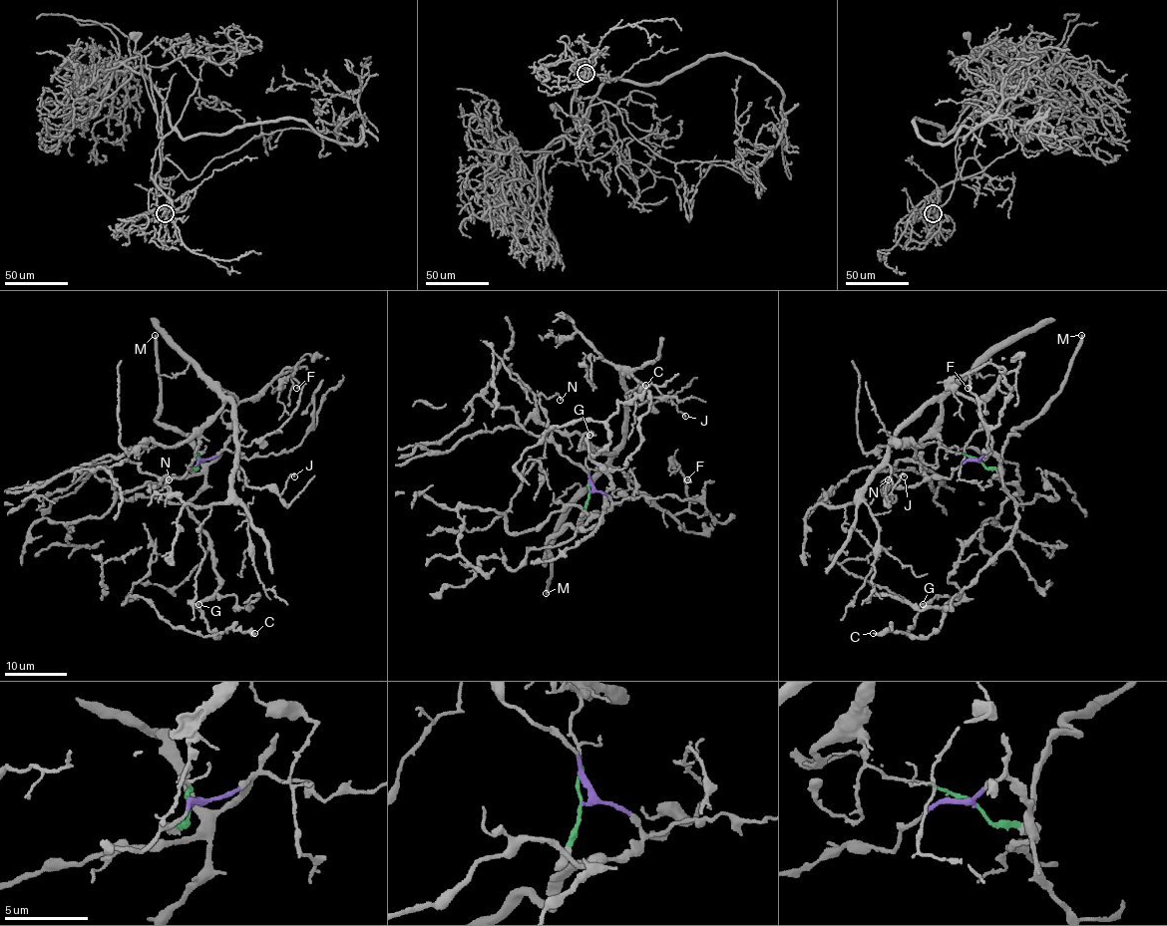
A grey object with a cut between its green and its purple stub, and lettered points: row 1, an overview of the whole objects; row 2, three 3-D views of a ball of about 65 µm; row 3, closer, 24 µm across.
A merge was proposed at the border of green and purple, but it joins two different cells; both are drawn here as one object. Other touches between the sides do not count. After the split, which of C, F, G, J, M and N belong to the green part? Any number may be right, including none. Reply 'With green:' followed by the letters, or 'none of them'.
With green: F, J

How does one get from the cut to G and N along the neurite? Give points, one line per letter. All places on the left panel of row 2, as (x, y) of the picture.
G: (198, 462), (220, 452), (188, 505), (218, 578), (218, 588), (198, 603)
N: (198, 462), (181, 478), (164, 478), (156, 487), (148, 484), (151, 493), (159, 492), (170, 479)

